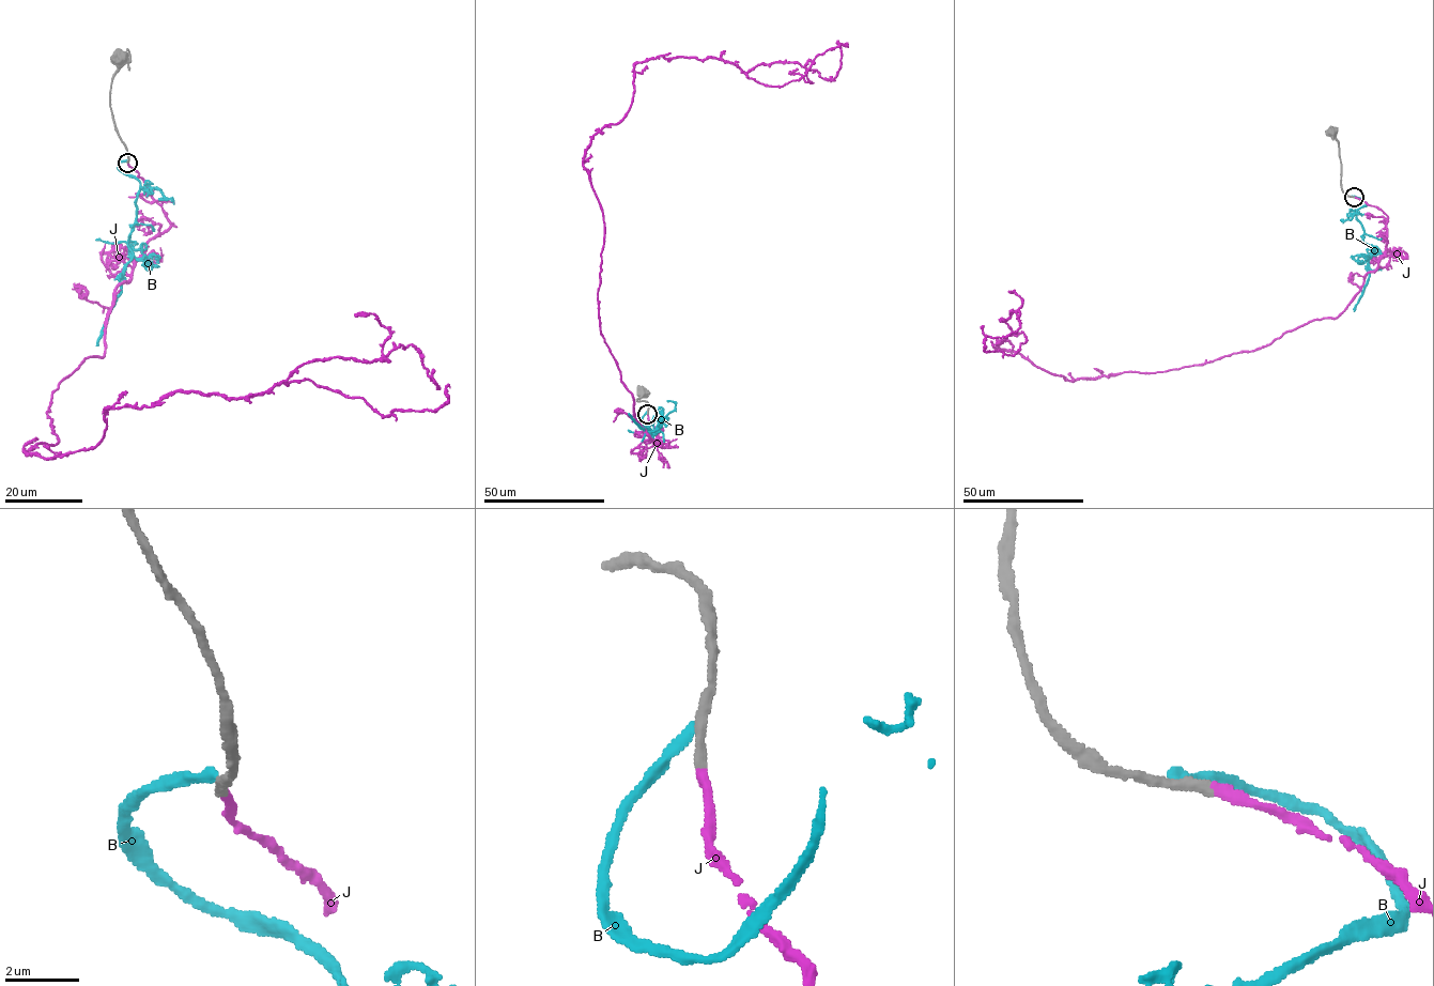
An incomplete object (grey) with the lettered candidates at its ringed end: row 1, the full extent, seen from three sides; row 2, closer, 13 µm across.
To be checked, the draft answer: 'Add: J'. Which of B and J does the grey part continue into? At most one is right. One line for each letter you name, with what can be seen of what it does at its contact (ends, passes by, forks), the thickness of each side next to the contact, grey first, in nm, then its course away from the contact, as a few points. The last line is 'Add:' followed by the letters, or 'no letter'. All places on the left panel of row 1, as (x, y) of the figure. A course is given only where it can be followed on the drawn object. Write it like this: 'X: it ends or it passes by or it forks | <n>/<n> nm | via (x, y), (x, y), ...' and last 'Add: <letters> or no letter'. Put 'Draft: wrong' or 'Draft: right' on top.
Draft: right
J: it ends | 300/280 nm | via (127, 162), (170, 227), (27, 452), (330, 357), (432, 369)
Add: J

